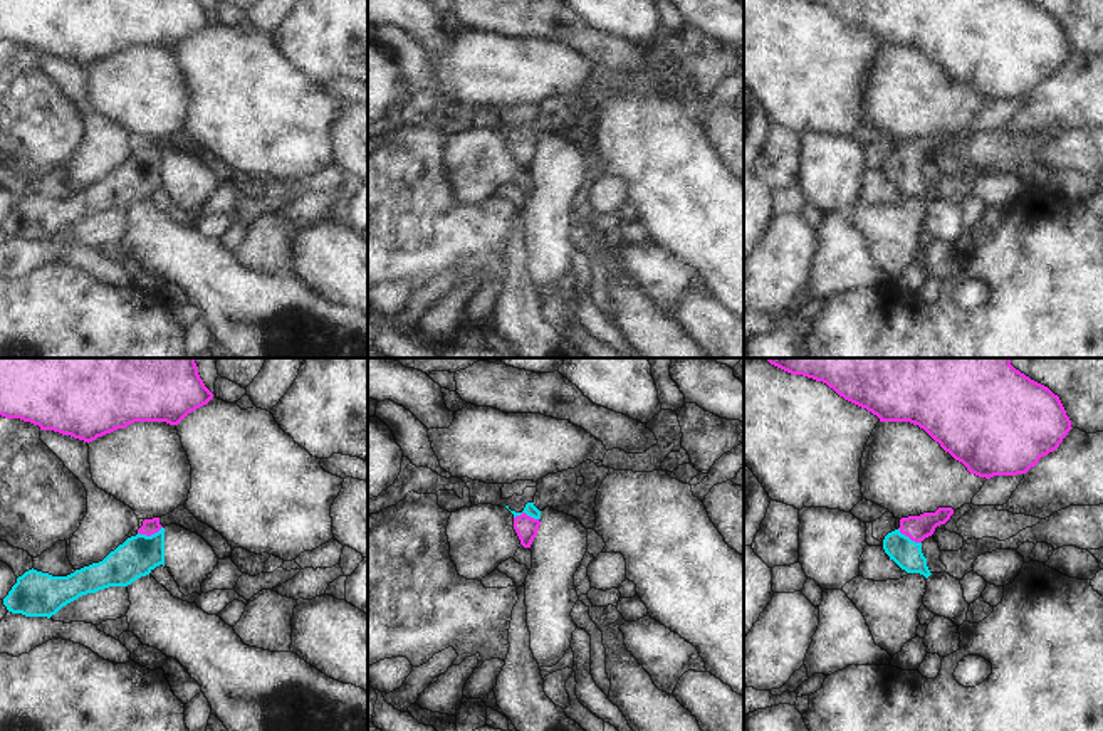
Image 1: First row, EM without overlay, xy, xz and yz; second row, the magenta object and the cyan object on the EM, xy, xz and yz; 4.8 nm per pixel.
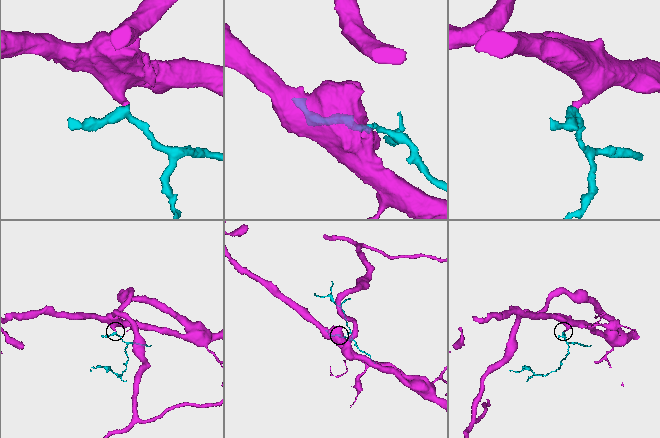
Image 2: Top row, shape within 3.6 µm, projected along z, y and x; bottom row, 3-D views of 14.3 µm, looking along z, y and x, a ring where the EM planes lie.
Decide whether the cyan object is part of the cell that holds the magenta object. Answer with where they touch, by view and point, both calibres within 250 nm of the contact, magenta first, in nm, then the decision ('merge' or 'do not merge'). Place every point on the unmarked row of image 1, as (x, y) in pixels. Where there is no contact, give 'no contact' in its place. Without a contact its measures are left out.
xy (150, 158) | 80/190 nm | merge

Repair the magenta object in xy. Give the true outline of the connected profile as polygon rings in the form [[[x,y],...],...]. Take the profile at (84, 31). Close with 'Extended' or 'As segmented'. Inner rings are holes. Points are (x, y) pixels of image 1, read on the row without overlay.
[[[0,0],[0,39],[92,66],[134,45],[178,49],[213,17],[200,0]]]. As segmented.

